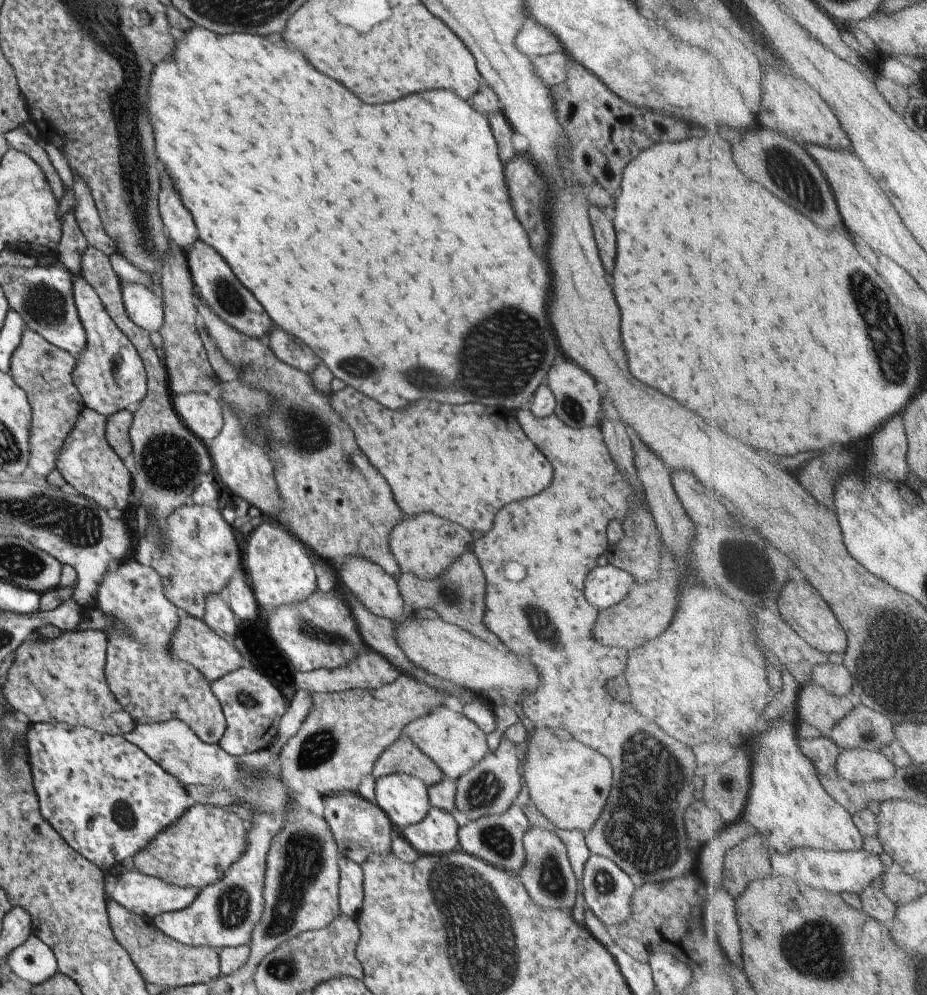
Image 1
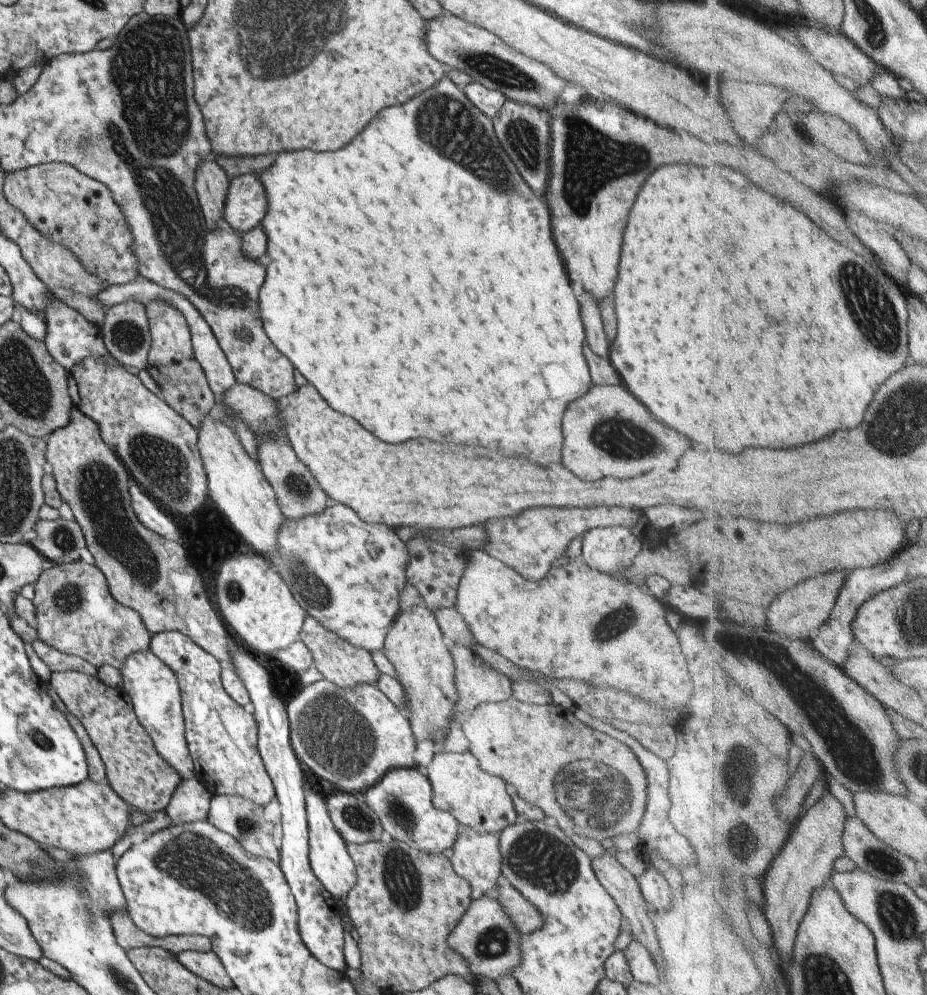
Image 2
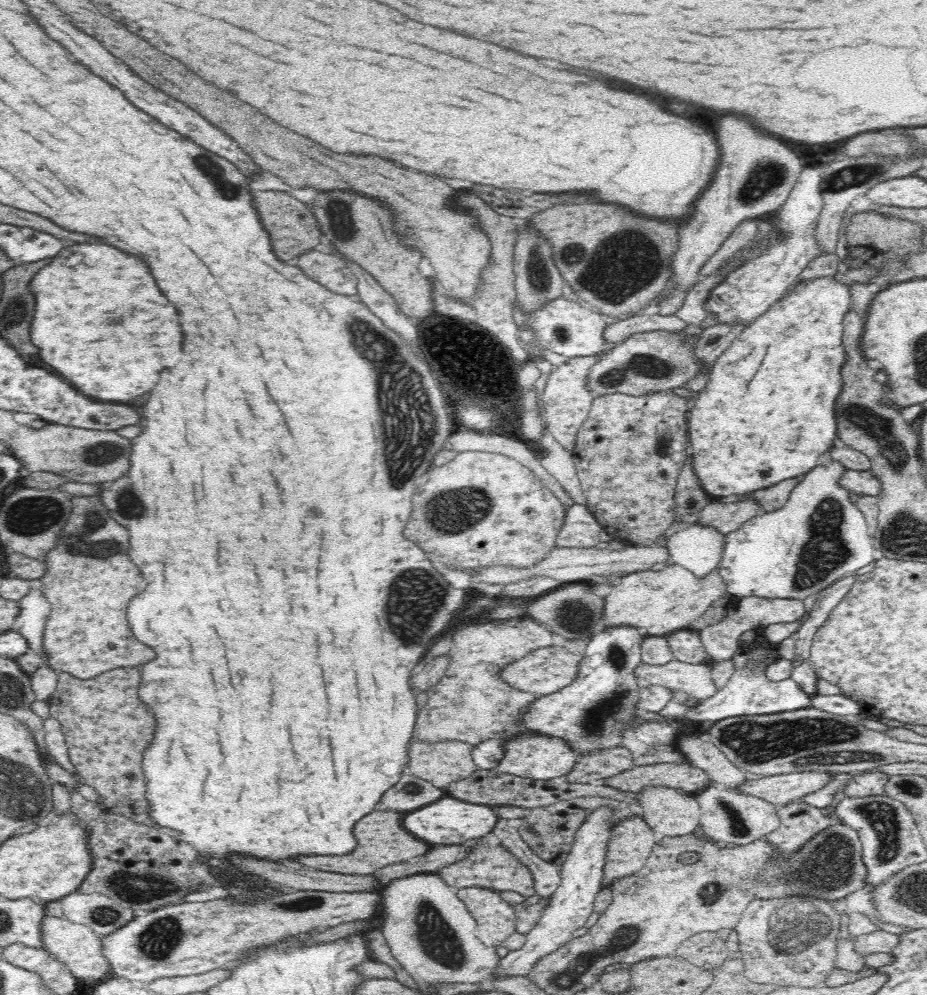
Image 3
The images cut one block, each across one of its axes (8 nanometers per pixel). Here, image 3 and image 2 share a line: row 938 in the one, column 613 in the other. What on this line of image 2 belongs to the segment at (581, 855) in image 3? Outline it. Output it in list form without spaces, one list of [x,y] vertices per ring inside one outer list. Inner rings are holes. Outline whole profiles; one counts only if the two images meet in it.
[[[626,525],[587,529],[581,543],[585,563],[605,573],[629,568],[644,546],[644,541]]]

